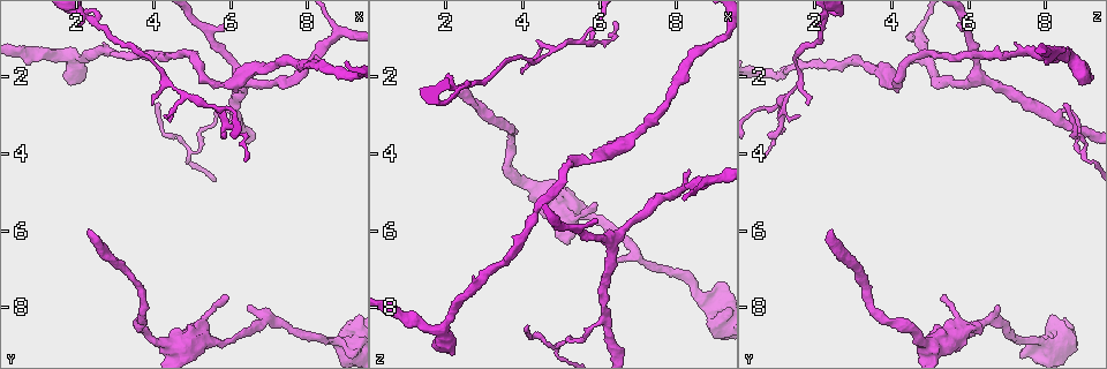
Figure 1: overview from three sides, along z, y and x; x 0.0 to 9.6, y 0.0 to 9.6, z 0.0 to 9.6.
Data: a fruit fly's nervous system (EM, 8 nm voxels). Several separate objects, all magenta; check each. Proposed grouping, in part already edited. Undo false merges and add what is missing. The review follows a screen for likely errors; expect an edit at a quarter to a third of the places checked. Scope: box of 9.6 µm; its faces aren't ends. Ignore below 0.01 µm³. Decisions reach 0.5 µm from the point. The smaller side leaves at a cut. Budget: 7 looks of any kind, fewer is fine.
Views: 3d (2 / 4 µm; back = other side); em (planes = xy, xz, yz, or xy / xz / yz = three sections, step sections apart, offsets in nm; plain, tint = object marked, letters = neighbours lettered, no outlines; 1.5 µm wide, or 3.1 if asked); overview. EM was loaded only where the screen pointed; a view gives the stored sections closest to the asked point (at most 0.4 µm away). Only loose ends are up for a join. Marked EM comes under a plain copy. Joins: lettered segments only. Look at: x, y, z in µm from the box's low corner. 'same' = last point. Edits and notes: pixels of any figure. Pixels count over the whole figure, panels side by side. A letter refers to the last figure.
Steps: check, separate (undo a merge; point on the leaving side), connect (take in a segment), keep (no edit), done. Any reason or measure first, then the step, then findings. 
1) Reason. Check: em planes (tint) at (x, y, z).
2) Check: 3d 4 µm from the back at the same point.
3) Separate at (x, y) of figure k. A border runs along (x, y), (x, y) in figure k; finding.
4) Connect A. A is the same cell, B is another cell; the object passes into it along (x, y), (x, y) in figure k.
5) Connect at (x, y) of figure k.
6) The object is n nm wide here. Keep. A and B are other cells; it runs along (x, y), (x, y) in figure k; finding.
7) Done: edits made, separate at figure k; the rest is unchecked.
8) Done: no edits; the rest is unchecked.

Arms part here. Check: em planes (letters) at (5.00, 4.00, 8.95).

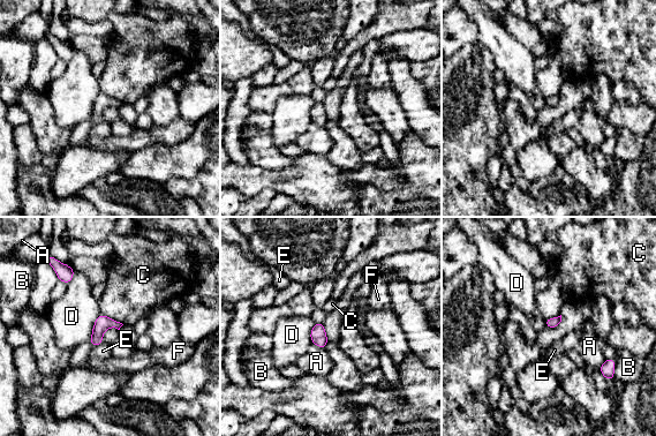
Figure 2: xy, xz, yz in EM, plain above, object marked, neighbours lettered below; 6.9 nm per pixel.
The object is 70 nm wide here. Keep. A, B, C, D, E and F are other cells; a border runs along (100, 312), (122, 324) in figure 2; all the same neuron.

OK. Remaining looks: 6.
Branch point. Check: 3d 2 µm at (1.90, 1.45, 8.60).

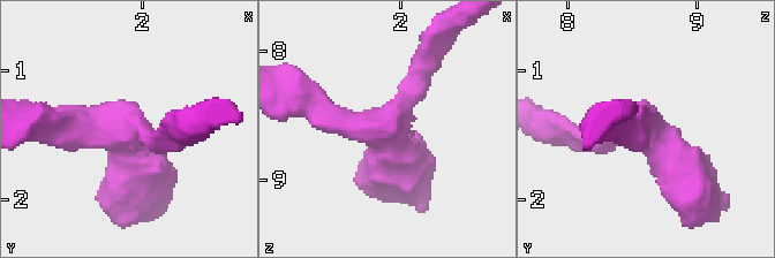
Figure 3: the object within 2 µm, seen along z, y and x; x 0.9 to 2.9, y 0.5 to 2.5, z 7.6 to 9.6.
Now the EM. Check: em xz step 8 (letters) at (1.92, 1.48, 8.56).

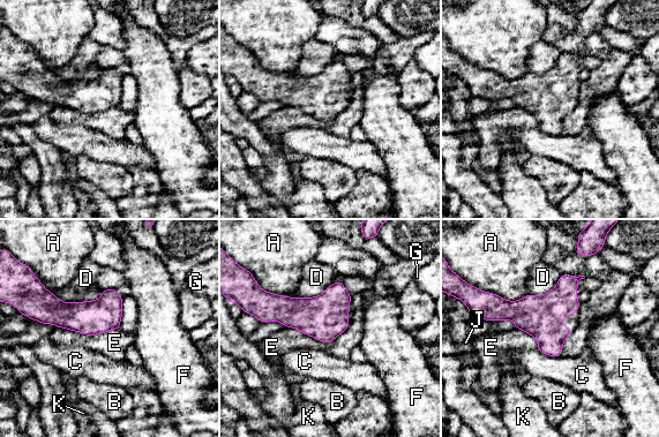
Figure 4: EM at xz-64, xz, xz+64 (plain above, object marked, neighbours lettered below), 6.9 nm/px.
Keep. A, B, C, D, E, F, G, J and K are other cells; a border runs along (332, 281), (314, 296), (291, 298) in figure 4; one neuron here.

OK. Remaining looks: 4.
A fork. Check: 3d 4 µm at (6.15, 3.05, 8.20).

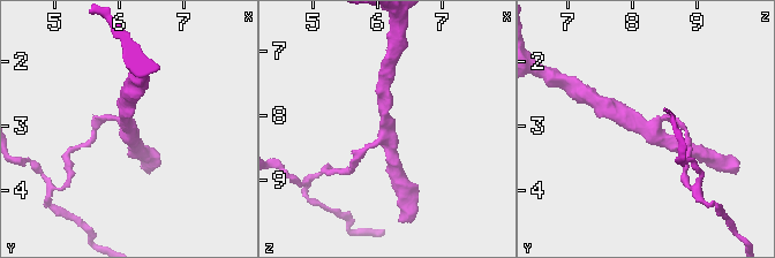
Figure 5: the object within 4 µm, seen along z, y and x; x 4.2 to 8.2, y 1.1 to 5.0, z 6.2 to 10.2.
Now the EM. Check: em yz step 8 (letters) at (6.10, 3.00, 8.15).

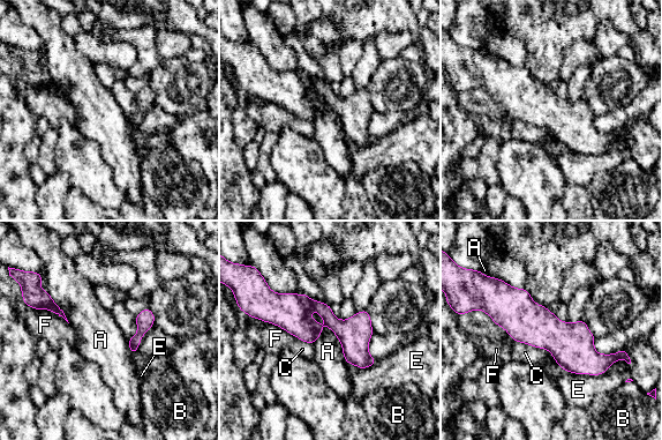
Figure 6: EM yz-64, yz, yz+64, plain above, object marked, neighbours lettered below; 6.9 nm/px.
The object is 200 nm wide here; the longest contact is with A, 460 nm. Keep. A, B, C, E and F are other cells; all the same neuron.

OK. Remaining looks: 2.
Done: no edits; the rest is unchecked.

